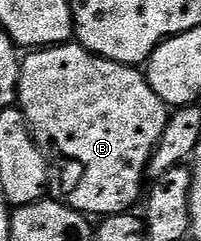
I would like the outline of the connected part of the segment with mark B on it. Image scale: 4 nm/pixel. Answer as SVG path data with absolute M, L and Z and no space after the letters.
M65 44L63 46L45 46L33 49L23 55L20 64L20 79L16 89L18 99L18 109L24 113L28 121L28 128L32 132L32 139L42 152L45 164L48 165L48 189L51 201L60 202L63 206L69 206L79 214L85 216L103 216L105 214L122 214L133 209L132 205L139 203L142 198L142 187L146 182L146 171L148 161L152 158L152 149L158 144L162 132L168 123L170 113L169 107L157 96L154 88L150 88L147 77L135 66L123 66L114 60L99 58L96 54L91 54L85 46L79 44Z

